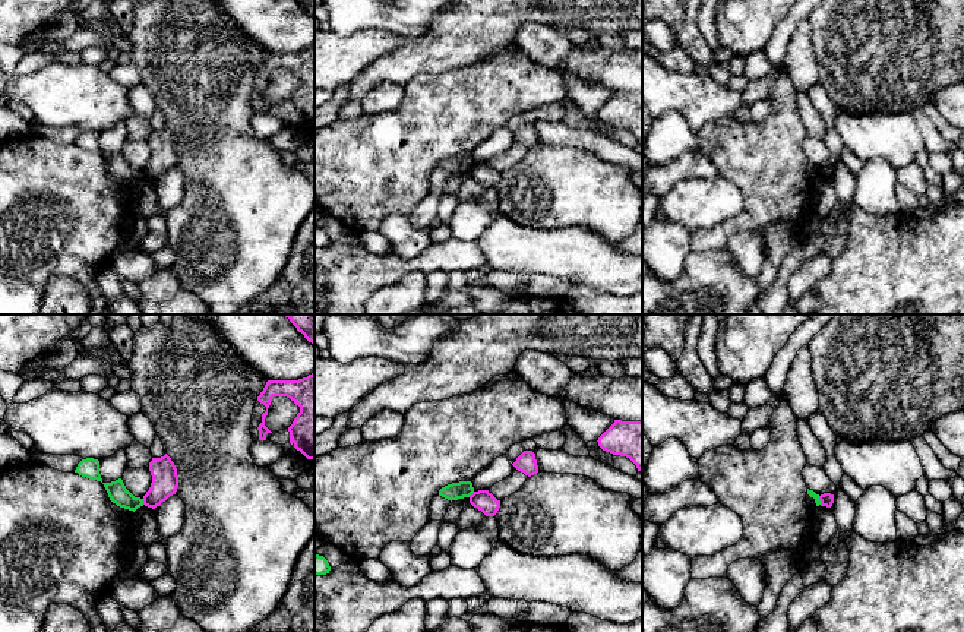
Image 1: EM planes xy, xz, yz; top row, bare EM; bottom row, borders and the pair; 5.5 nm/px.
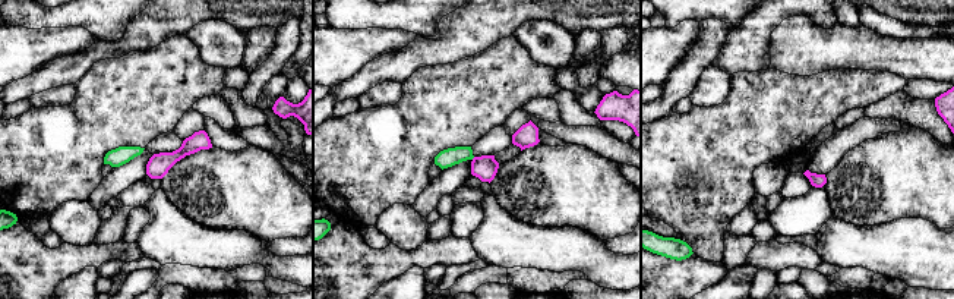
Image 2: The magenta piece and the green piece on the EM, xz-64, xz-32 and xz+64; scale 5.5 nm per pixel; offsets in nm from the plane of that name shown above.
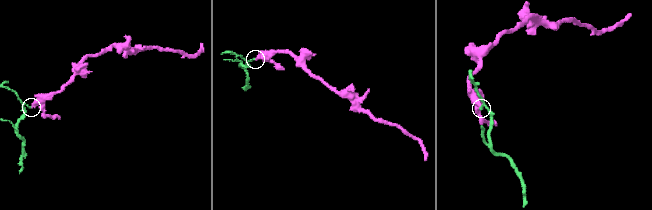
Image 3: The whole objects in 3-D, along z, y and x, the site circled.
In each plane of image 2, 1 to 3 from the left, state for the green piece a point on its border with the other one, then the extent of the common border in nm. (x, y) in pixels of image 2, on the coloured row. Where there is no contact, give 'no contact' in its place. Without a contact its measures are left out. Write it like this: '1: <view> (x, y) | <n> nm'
1: no contact
2: no contact
3: no contact

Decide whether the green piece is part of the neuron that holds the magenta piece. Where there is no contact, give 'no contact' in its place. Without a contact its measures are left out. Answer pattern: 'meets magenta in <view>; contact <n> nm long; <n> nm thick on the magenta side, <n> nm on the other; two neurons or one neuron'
meets magenta in xy; contact 30 nm long; 140 nm thick on the magenta side, 110 nm on the other; two neurons

